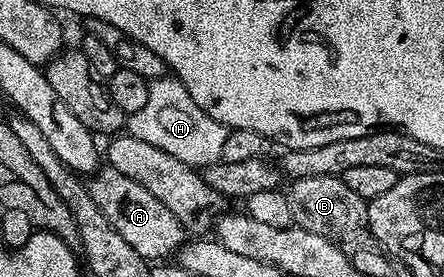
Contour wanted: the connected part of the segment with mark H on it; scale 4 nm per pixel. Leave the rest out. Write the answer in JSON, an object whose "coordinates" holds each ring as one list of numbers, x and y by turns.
{"coordinates":[[174,77,150,80,145,106,129,116,125,127,133,137,149,141,149,145,157,145,157,149,165,149,169,157,177,157,177,161,196,169,222,160,221,149,228,133,228,128,213,121,213,117,209,117,193,97,189,97,189,89,185,89,183,82]]}

